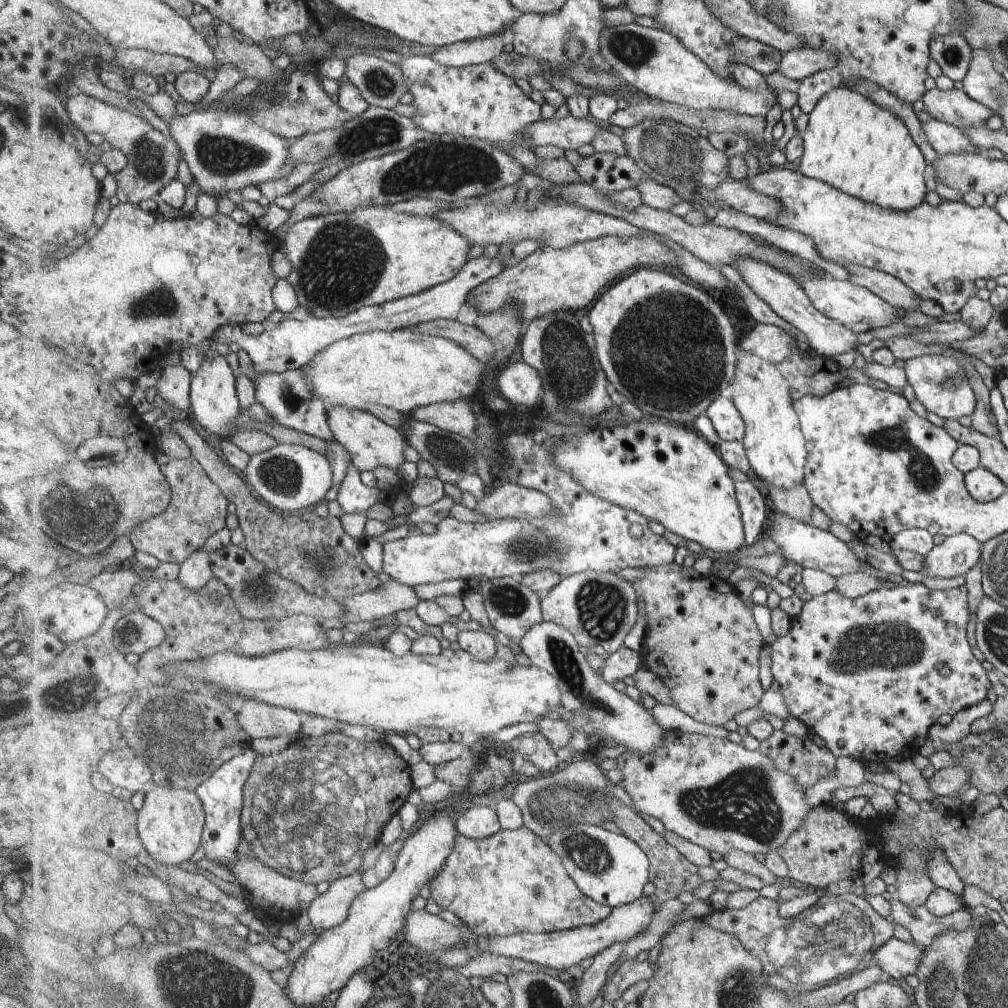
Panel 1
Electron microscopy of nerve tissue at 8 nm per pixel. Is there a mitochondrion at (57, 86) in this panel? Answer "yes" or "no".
no

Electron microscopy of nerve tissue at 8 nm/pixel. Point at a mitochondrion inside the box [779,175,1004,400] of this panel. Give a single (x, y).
(952, 380)

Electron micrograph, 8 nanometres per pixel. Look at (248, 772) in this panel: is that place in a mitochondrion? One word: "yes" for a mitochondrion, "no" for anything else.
yes

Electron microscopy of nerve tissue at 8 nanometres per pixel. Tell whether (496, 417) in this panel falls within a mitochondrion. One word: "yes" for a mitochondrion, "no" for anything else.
no

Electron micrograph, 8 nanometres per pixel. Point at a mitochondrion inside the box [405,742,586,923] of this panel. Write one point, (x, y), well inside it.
(538, 892)

